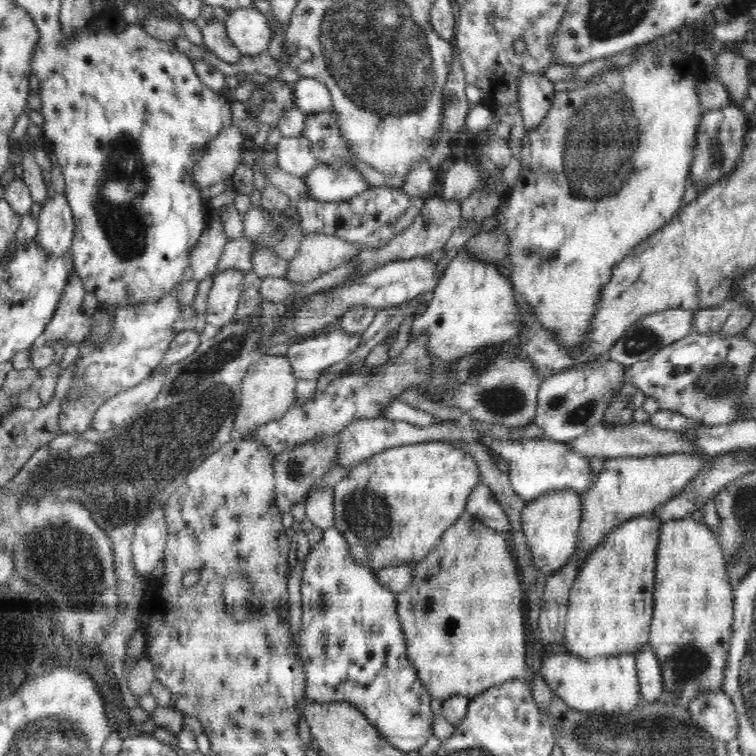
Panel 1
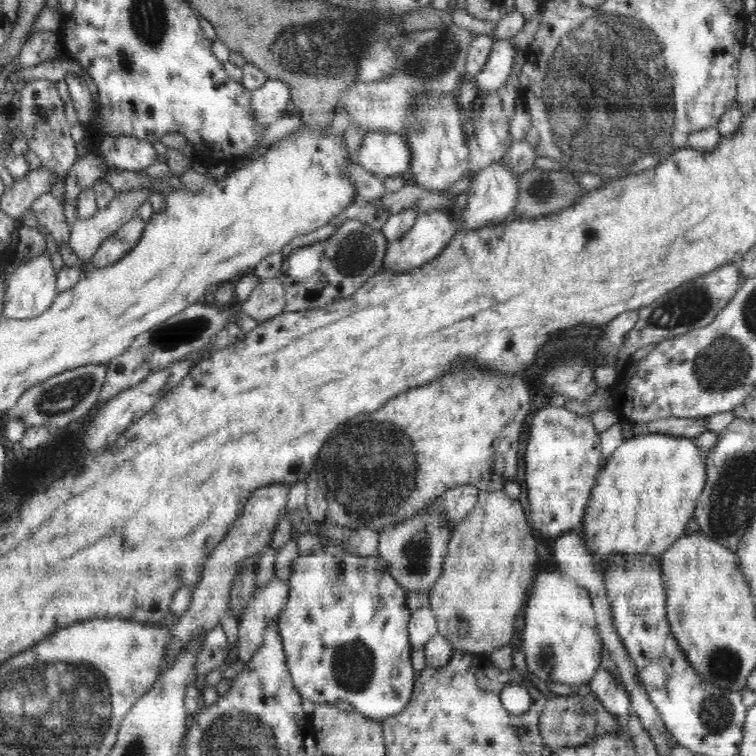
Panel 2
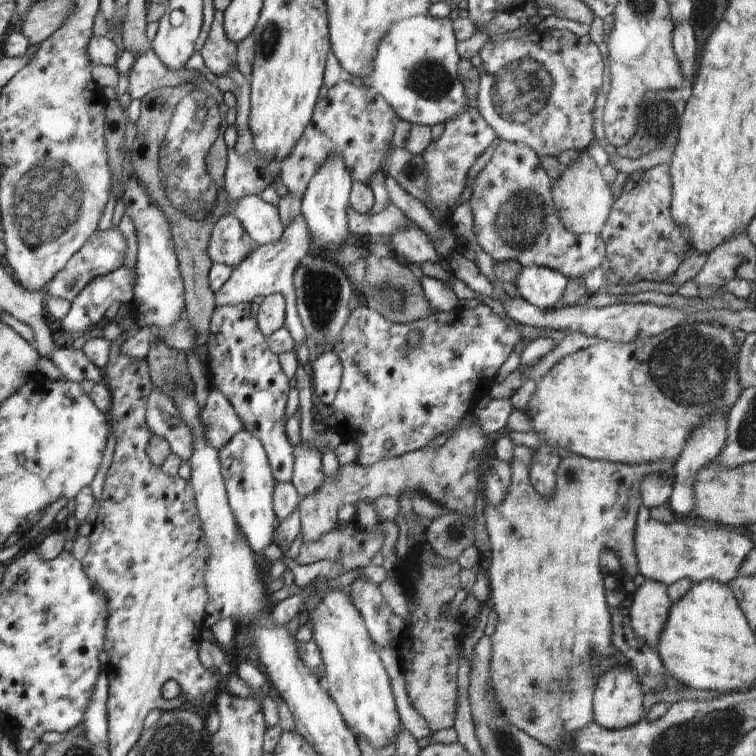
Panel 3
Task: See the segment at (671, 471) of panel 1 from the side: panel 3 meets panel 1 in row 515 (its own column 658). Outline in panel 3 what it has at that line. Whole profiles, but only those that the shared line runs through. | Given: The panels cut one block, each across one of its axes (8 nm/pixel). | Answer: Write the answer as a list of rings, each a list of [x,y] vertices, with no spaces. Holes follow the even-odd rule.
[[[645,580],[635,590],[629,610],[631,626],[646,646],[654,649],[658,646],[672,604],[664,583]]]

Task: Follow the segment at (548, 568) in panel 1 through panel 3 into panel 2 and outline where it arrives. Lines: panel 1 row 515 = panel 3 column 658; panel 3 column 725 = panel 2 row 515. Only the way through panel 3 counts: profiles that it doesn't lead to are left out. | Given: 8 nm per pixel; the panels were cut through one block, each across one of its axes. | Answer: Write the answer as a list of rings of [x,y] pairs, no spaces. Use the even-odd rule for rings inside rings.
[[[548,405],[540,408],[530,425],[530,439],[526,444],[526,484],[530,507],[530,527],[544,538],[556,539],[564,532],[581,526],[591,491],[597,484],[600,470],[601,438],[588,416],[579,415],[566,407]]]

